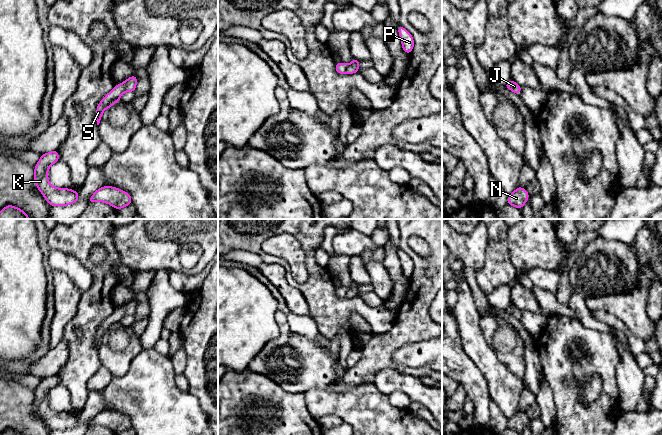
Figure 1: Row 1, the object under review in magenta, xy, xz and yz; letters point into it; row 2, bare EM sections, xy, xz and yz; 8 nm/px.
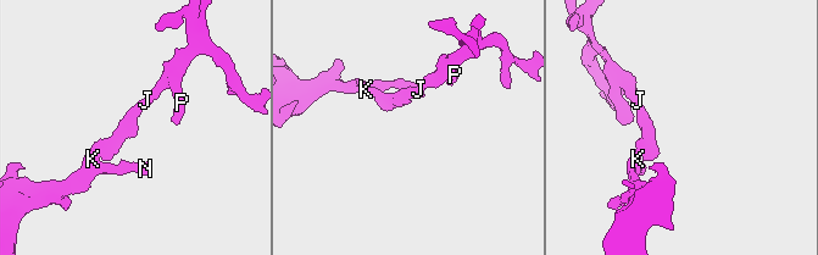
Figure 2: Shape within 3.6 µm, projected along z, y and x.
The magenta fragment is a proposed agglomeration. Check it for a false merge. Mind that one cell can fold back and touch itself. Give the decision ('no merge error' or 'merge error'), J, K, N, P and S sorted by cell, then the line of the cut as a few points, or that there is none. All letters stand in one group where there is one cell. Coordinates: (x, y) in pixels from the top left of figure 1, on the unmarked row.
no merge error | J K N P S | no cut

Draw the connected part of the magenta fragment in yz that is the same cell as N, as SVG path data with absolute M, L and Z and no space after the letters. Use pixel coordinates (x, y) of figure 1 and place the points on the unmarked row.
M518 410L512 418L508 419L507 428L518 433L522 433L524 428L527 426L529 420L530 419L525 412Z

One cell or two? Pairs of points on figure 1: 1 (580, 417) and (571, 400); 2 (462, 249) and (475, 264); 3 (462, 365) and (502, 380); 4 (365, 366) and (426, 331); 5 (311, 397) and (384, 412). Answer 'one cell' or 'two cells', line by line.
1: one cell
2: one cell
3: two cells
4: one cell
5: one cell

